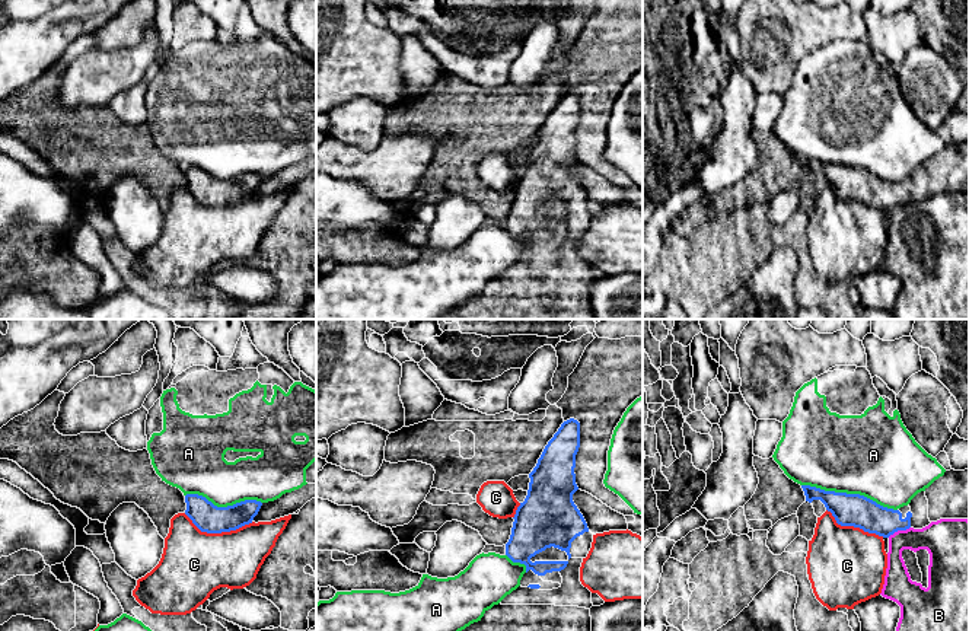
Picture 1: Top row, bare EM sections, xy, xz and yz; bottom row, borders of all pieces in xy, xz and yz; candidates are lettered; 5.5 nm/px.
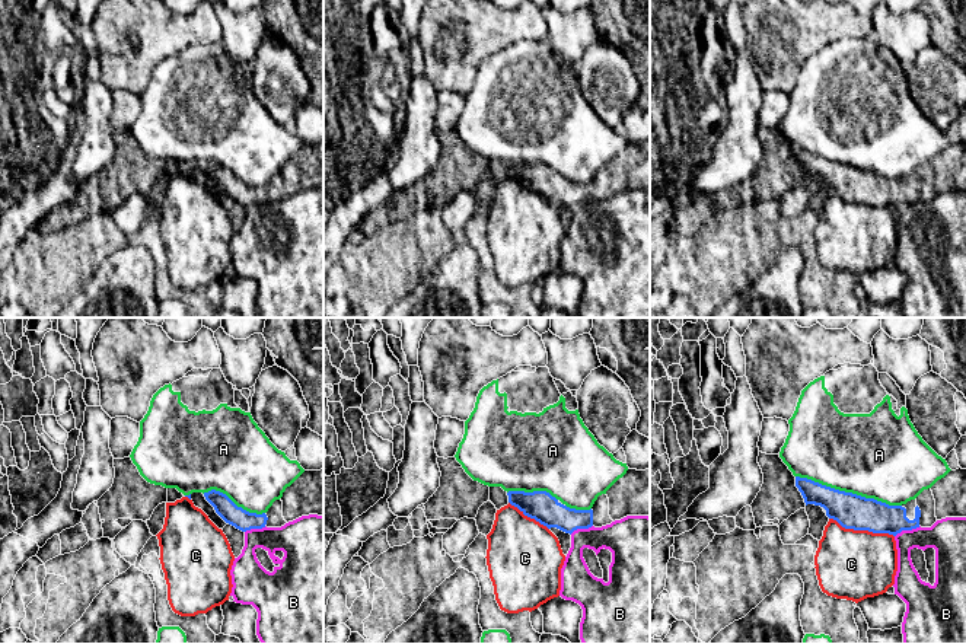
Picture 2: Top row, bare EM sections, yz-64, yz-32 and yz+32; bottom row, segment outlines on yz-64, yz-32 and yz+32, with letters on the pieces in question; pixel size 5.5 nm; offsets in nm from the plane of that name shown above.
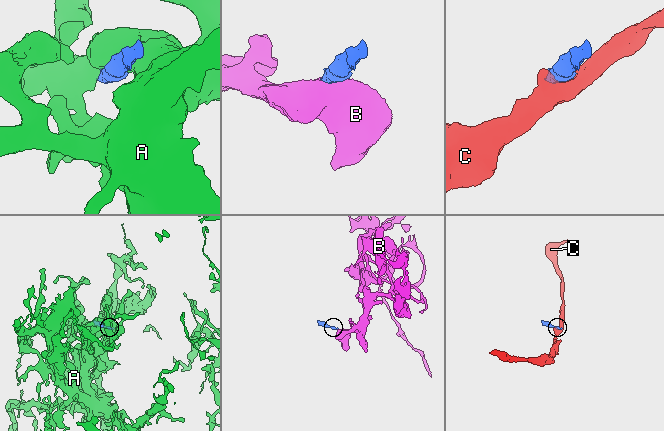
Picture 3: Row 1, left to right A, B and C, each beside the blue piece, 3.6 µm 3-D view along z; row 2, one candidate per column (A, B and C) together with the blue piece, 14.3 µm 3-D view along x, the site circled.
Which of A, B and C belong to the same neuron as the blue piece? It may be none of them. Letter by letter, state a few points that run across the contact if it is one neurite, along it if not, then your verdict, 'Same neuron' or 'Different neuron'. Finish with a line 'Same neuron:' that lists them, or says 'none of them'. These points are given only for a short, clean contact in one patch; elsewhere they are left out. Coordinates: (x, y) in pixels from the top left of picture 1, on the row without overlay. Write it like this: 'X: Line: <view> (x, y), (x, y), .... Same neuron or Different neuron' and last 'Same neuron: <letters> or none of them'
A: Different neuron
B: Line: yz (909, 200), (895, 204), (888, 210). Different neuron
C: Different neuron
Same neuron: none of them

